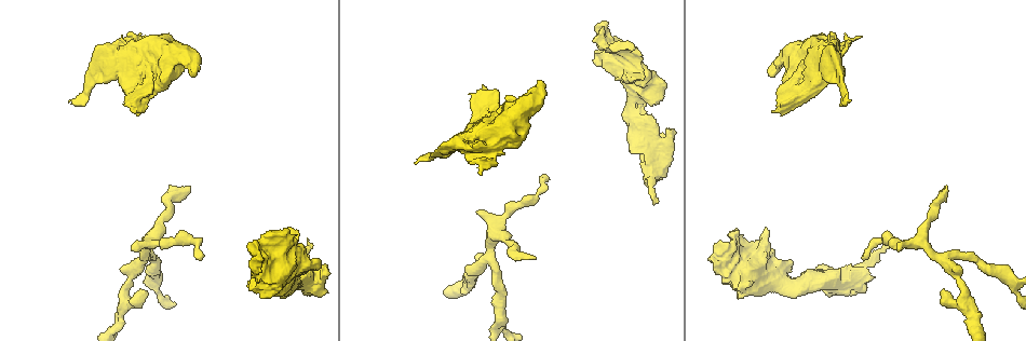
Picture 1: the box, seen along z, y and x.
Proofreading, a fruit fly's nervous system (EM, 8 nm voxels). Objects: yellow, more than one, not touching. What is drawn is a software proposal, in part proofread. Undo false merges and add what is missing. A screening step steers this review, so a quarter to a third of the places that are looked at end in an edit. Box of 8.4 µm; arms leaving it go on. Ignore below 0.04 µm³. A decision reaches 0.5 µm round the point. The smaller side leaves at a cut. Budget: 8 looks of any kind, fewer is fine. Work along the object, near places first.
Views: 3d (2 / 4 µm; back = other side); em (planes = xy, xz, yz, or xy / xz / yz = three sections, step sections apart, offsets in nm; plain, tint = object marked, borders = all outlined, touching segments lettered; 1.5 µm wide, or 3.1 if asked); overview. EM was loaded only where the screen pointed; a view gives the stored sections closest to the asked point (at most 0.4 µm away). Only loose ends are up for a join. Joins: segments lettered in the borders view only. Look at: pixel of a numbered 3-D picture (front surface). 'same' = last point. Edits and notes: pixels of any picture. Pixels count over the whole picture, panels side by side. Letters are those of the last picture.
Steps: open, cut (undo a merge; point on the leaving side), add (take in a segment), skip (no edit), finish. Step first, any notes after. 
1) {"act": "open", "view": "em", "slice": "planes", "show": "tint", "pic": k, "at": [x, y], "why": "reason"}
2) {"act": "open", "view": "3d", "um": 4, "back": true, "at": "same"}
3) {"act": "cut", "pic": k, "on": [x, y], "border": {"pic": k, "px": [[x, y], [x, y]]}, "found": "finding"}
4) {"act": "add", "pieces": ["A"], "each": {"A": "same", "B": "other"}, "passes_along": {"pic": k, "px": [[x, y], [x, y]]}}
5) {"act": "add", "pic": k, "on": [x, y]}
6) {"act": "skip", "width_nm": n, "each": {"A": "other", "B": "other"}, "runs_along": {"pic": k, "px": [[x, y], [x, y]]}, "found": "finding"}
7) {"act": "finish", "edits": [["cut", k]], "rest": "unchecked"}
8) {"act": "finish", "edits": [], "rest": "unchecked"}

{"act": "open", "view": "3d", "um": 4, "pic": 1, "at": [515, 147], "why": "branch stops here"}

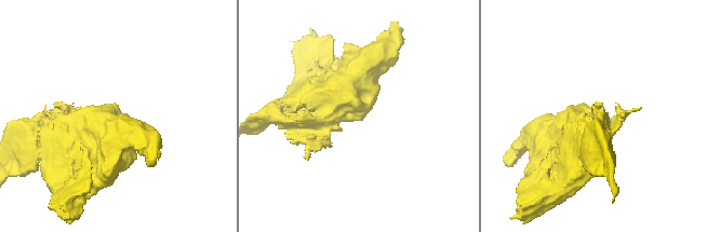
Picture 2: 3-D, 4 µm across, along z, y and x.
{"act": "open", "view": "em", "slice": "planes", "show": "borders", "pic": 2, "at": [362, 118]}

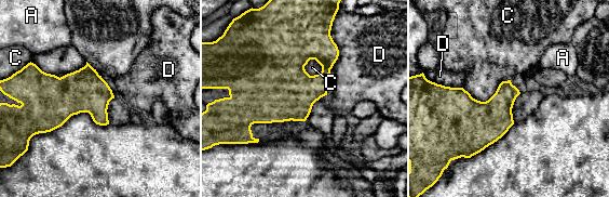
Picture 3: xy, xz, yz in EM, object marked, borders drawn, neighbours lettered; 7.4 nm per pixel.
{"act": "skip", "each": {"A": "other", "C": "other", "D": "other"}, "border": {"pic": 3, "px": [[338, 49], [338, 58], [329, 71]]}, "found": "no lettered segment goes on from it"}

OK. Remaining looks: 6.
{"act": "open", "view": "3d", "um": 4, "back": true, "pic": 1, "at": [643, 80], "why": "free end"}

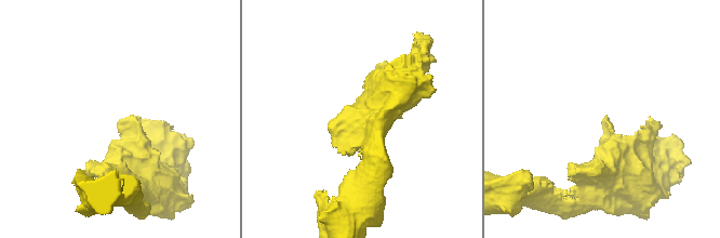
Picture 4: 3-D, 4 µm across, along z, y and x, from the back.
{"act": "open", "view": "em", "slice": "planes", "show": "borders", "pic": 4, "at": [123, 118], "why": "now the EM"}

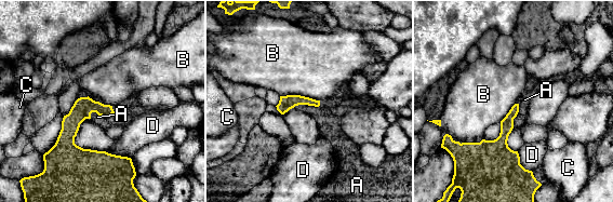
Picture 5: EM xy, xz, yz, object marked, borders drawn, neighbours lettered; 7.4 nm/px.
{"act": "skip", "each": {"A": "other", "B": "other", "C": "other", "D": "other"}, "runs_along": {"pic": 5, "px": [[82, 99], [70, 145], [96, 169]]}, "found": "no lettered segment goes on from it"}

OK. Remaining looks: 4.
{"act": "open", "view": "em", "slice": "planes", "show": "tint", "pic": 1, "at": [483, 84], "why": "stops while still wide"}

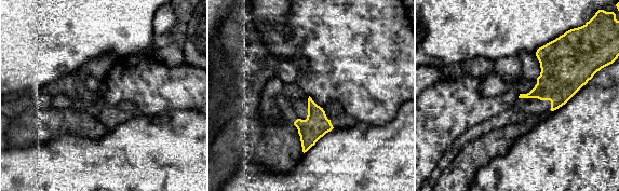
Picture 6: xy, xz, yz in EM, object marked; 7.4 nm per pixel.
{"act": "open", "view": "em", "slice": "planes", "show": "borders", "at": "same", "why": "what lies round it"}

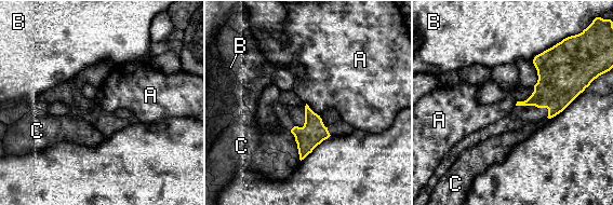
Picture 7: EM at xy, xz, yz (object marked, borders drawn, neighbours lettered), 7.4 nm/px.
{"act": "skip", "each": {"A": "other", "B": "other", "C": "other"}, "border": {"pic": 7, "px": [[517, 101], [515, 105]]}, "found": "no lettered segment goes on from it"}

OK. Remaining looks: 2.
{"act": "finish", "edits": [], "rest": "unchecked"}

